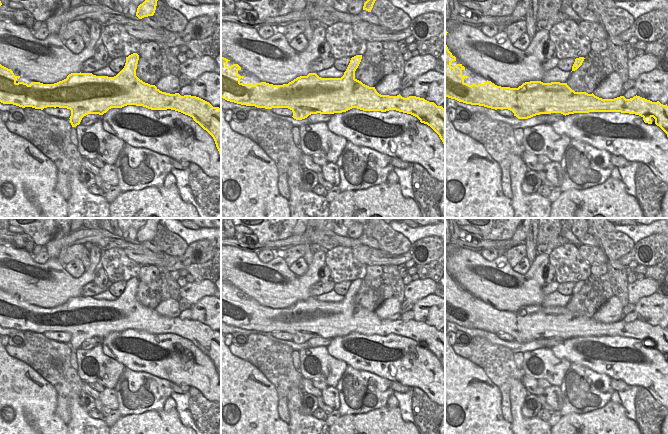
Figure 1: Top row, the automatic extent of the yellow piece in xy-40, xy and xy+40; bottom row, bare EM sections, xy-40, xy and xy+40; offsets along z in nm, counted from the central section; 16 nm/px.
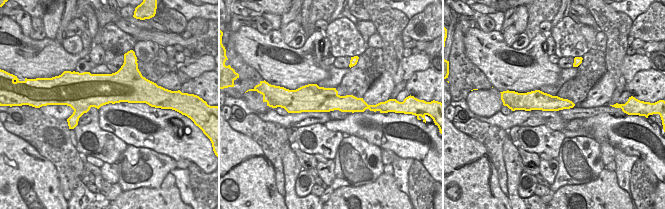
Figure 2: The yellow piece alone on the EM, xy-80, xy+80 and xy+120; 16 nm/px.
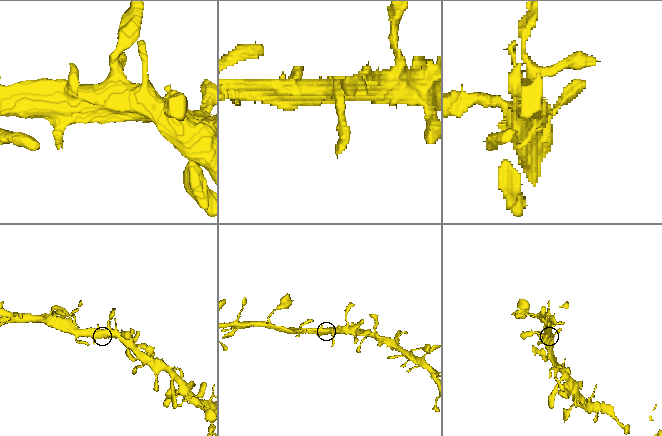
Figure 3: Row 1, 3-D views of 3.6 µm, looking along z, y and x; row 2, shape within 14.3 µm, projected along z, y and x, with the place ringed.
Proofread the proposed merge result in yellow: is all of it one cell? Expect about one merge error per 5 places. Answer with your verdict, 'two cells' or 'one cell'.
one cell

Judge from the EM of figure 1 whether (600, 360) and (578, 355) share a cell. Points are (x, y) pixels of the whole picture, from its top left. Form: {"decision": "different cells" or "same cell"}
{"decision": "same cell"}

